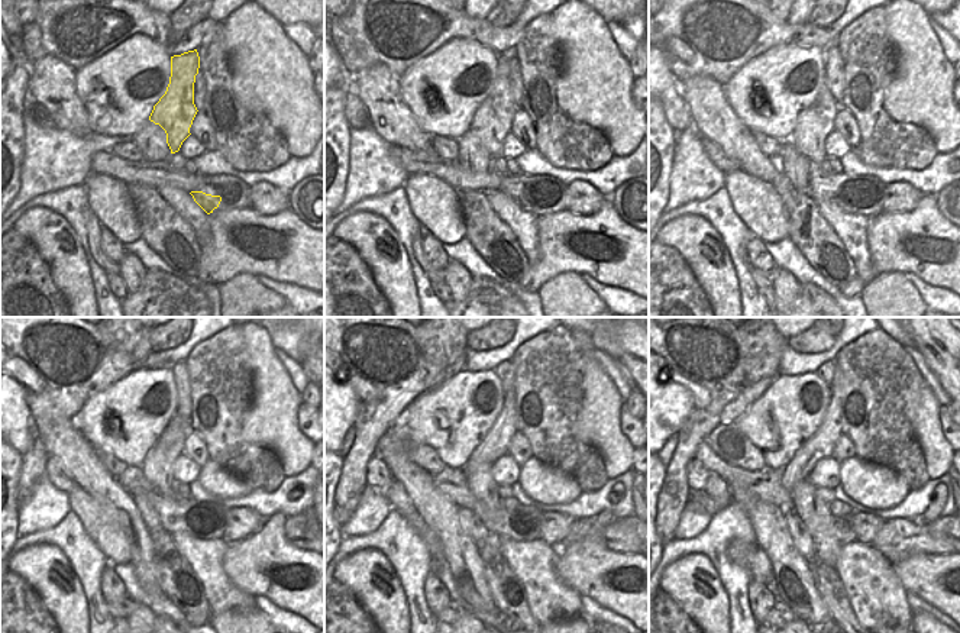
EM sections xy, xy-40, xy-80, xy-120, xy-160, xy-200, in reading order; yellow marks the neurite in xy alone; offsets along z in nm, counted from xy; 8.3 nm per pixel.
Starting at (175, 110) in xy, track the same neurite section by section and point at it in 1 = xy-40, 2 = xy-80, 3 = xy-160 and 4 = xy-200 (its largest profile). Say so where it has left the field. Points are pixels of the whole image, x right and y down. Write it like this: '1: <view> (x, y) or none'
1: xy-40 (491, 123)
2: xy-80 (814, 123)
3: xy-160 (490, 506)
4: xy-200 (828, 532)

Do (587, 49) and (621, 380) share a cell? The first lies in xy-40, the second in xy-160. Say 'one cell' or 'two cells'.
two cells

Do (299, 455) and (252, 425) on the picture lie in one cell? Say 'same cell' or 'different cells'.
same cell

